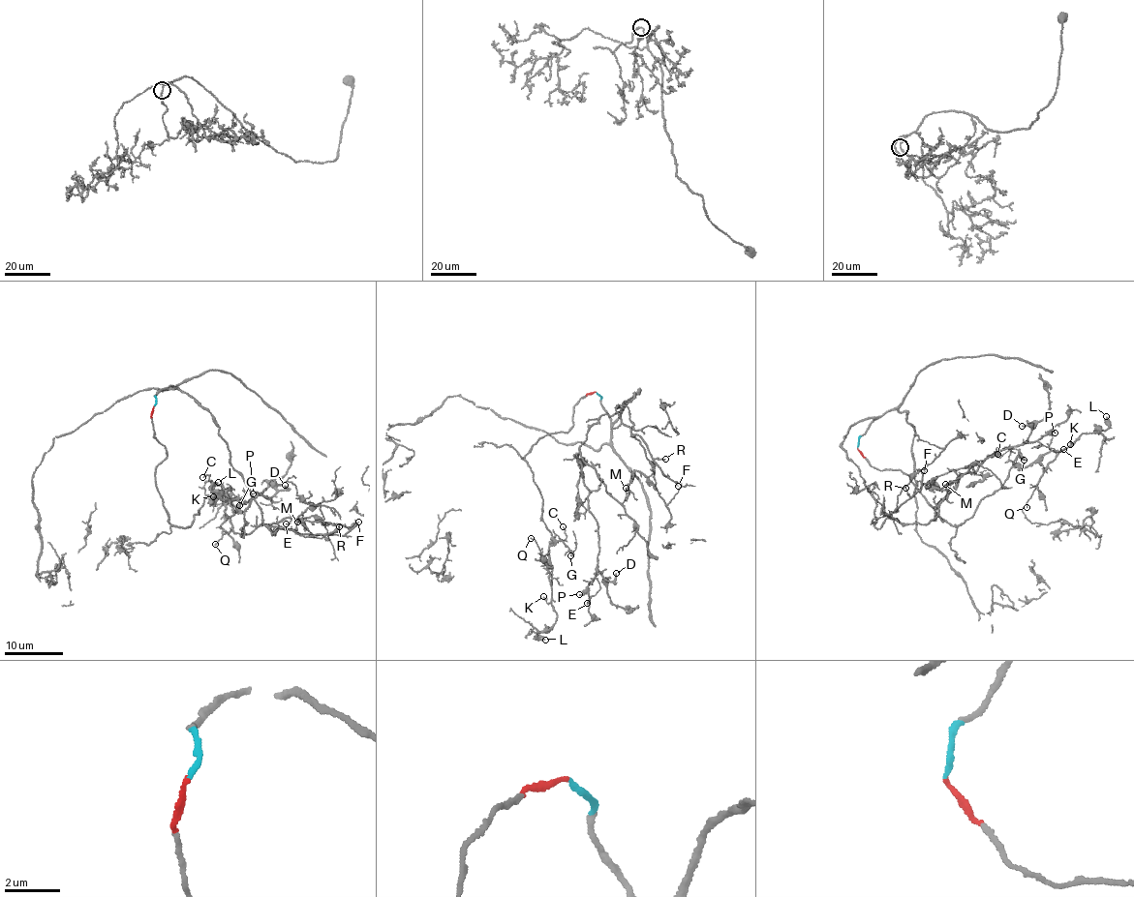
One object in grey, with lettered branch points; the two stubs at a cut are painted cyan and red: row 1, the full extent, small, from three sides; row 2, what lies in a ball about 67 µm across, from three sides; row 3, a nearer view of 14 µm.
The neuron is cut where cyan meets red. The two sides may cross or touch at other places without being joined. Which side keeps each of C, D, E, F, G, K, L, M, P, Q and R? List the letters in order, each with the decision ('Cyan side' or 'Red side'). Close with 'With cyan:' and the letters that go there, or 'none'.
C: Red side
D: Cyan side
E: Cyan side
F: Cyan side
G: Red side
K: Red side
L: Red side
M: Cyan side
P: Cyan side
Q: Red side
R: Cyan side
With cyan: D, E, F, M, P, R

